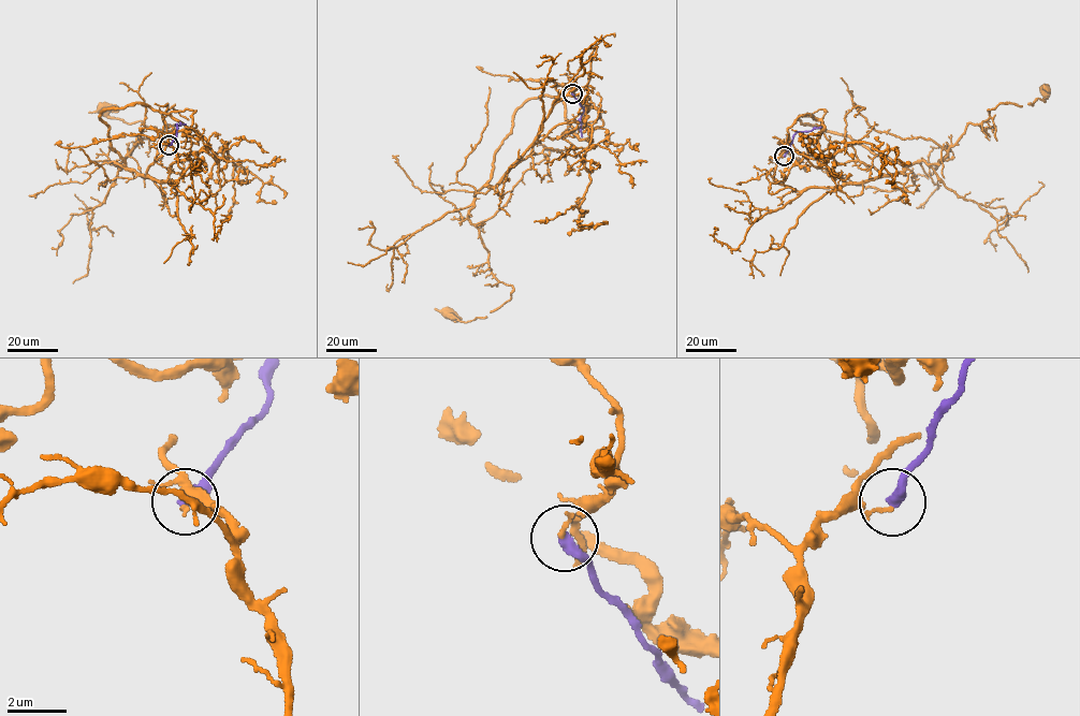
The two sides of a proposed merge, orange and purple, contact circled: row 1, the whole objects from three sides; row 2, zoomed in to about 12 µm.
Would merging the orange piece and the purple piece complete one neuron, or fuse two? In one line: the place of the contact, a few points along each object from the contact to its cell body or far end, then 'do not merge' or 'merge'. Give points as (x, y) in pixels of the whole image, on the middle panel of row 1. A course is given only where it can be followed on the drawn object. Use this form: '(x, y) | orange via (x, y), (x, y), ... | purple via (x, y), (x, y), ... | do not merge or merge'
(572, 93) | orange via (571, 93), (572, 85), (469, 212), (510, 298), (483, 318), (448, 316) | purple via (571, 93), (583, 107), (582, 137) | do not merge

